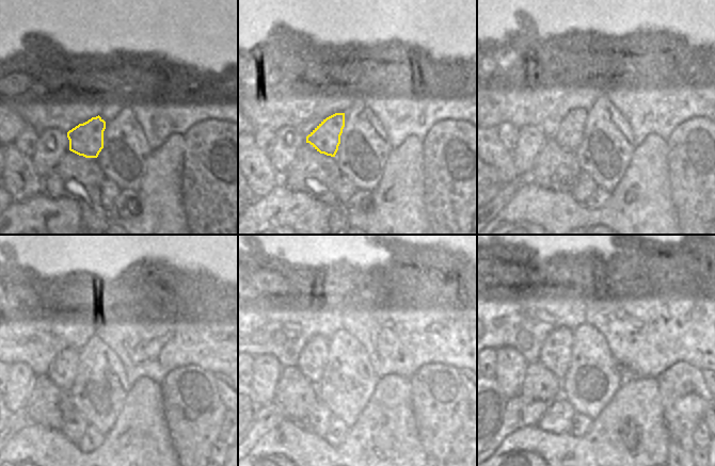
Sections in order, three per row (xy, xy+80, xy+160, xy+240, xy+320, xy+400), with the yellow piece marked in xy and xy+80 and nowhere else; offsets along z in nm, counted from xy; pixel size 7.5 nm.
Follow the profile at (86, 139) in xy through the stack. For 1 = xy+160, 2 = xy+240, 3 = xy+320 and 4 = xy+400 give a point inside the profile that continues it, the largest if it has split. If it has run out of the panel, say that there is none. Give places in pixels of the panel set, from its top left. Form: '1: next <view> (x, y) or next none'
1: next xy+160 (569, 134)
2: next xy+240 (62, 370)
3: next xy+320 (312, 362)
4: next xy+400 (555, 355)

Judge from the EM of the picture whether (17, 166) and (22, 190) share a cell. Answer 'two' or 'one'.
one

